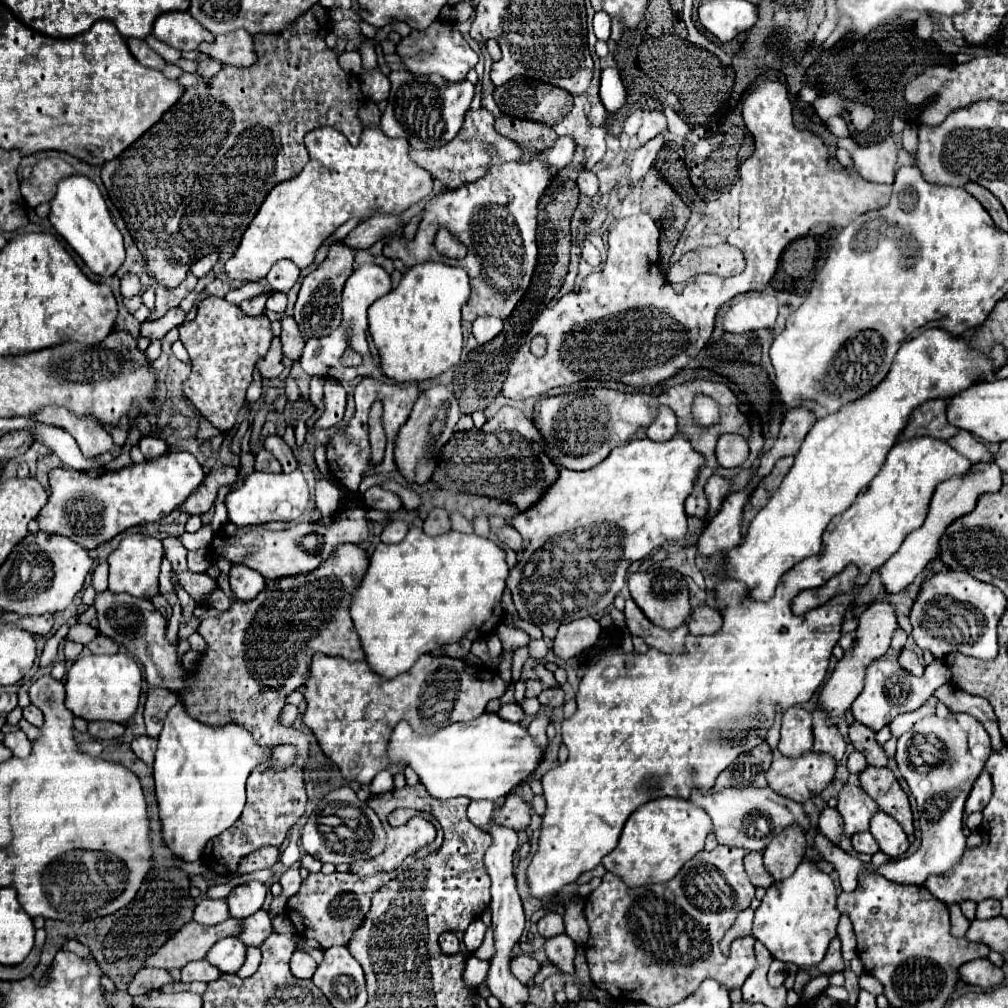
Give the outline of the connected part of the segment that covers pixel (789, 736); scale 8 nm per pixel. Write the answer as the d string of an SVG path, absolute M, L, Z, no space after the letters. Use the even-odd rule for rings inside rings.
M800 705L786 709L782 715L782 731L778 749L786 757L798 757L812 749L812 719Z

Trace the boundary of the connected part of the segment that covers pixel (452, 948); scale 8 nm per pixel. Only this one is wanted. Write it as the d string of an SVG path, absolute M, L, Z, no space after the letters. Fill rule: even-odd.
M452 931L442 933L442 935L440 935L440 947L442 947L442 953L448 953L448 955L458 953L458 947L460 947L458 937L456 937Z

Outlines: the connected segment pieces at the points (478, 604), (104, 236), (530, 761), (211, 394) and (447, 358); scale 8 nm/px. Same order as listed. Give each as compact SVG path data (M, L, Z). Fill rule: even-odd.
M410 527L404 541L396 545L380 543L370 557L366 579L362 581L358 595L354 595L354 607L350 609L372 671L378 671L378 675L390 679L408 671L424 653L464 637L486 635L502 621L500 601L506 589L506 579L508 565L504 549L476 533L460 533L450 529L438 537L430 537L420 527Z
M72 173L56 183L56 193L50 199L52 227L66 239L66 243L84 259L90 271L98 275L114 275L124 261L124 241L118 227L112 223L108 207L96 187L86 175Z
M490 713L490 721L480 717L474 725L452 723L432 735L416 735L408 721L400 721L392 731L386 757L392 763L410 767L434 799L468 797L496 801L522 783L544 753L534 747L530 733L522 725L502 721L496 713Z
M208 297L198 303L194 321L178 325L178 333L192 359L192 373L184 383L184 395L204 419L212 421L218 429L228 431L246 399L246 389L252 381L258 359L268 353L274 337L270 331L270 319L266 315L246 315L238 305L220 297Z
M426 261L410 267L398 287L368 309L370 335L378 347L384 375L404 383L432 379L458 363L462 353L460 311L470 299L470 281L462 267Z

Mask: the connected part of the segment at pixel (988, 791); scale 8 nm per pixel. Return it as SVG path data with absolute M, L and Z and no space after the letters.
M986 771L980 773L980 777L976 779L968 801L966 801L966 813L974 813L974 811L982 811L986 807L986 803L992 797L992 779Z

